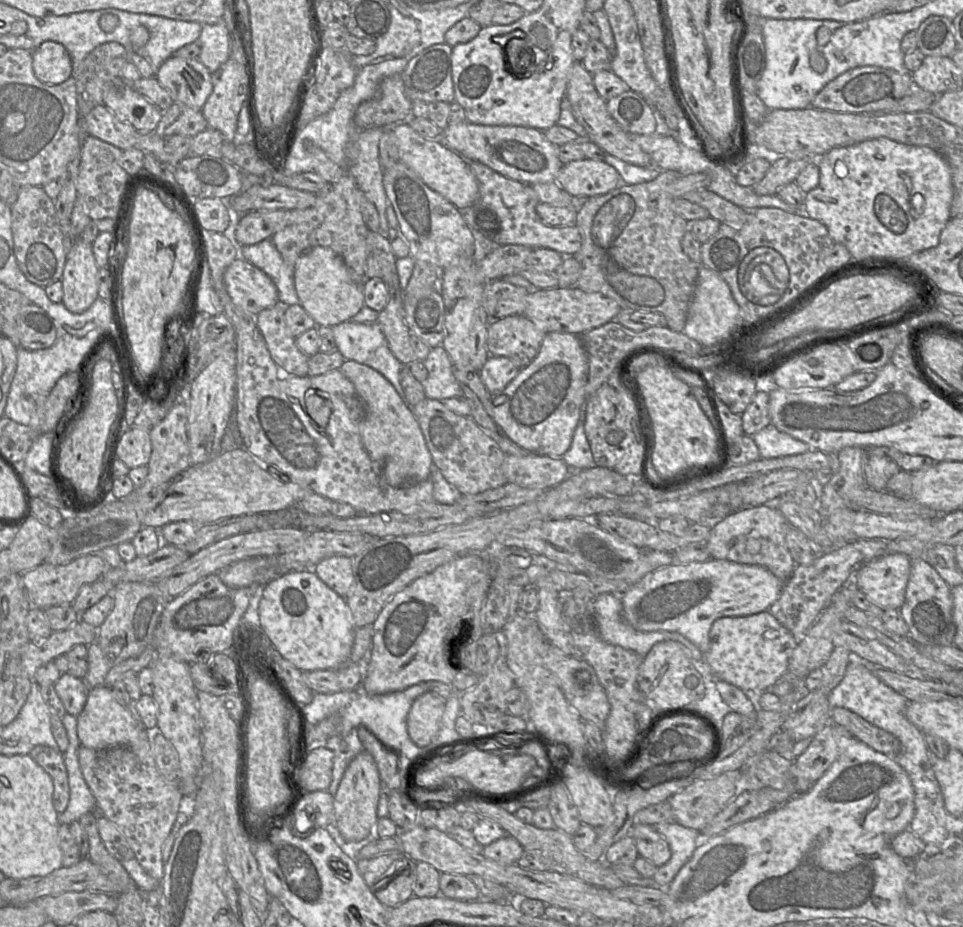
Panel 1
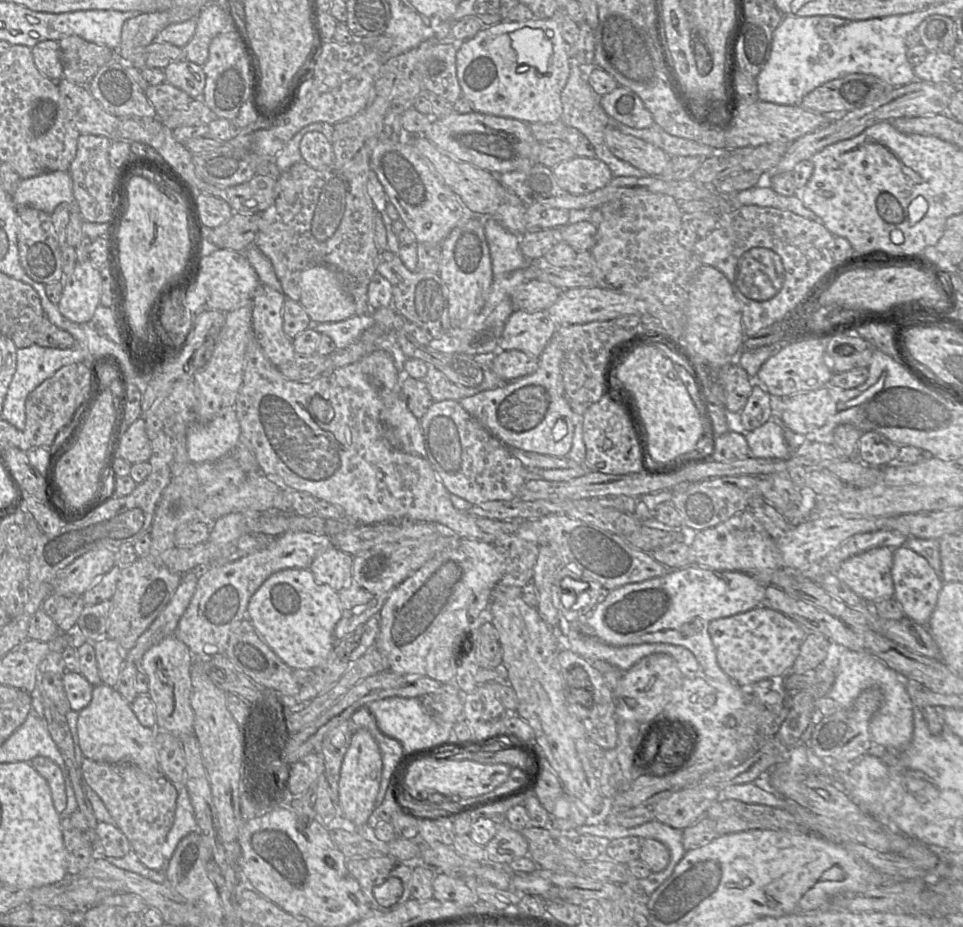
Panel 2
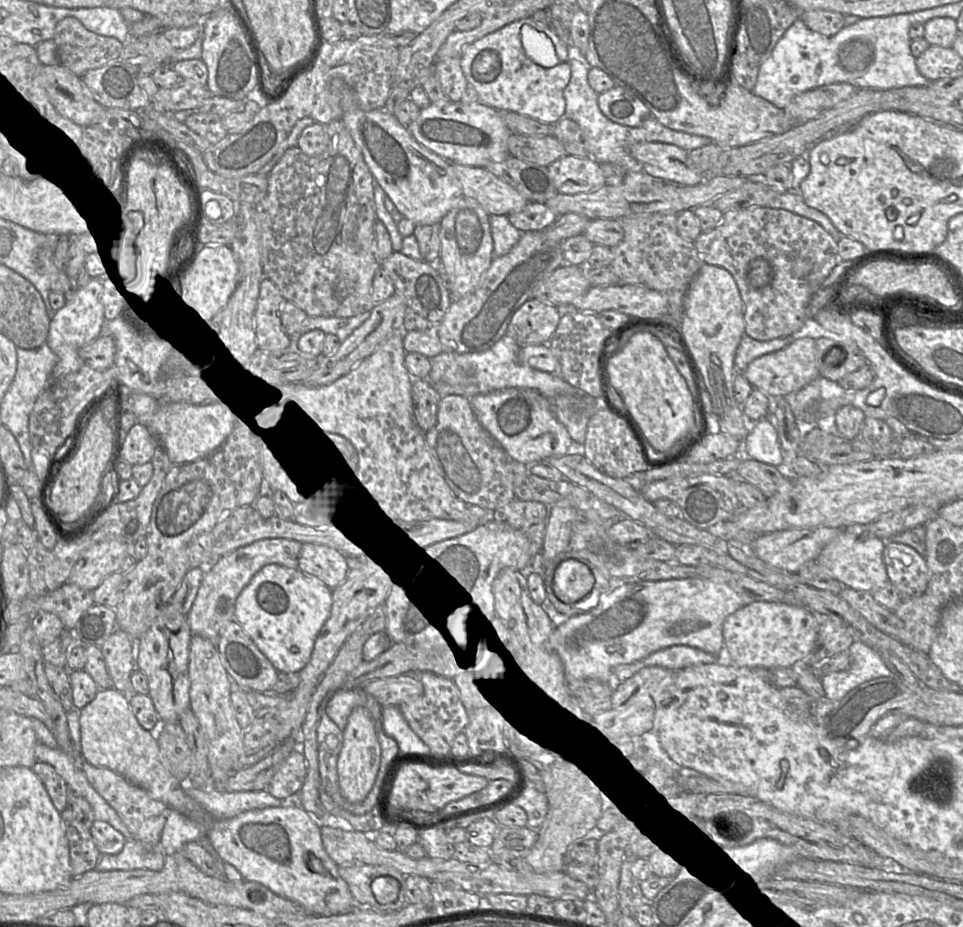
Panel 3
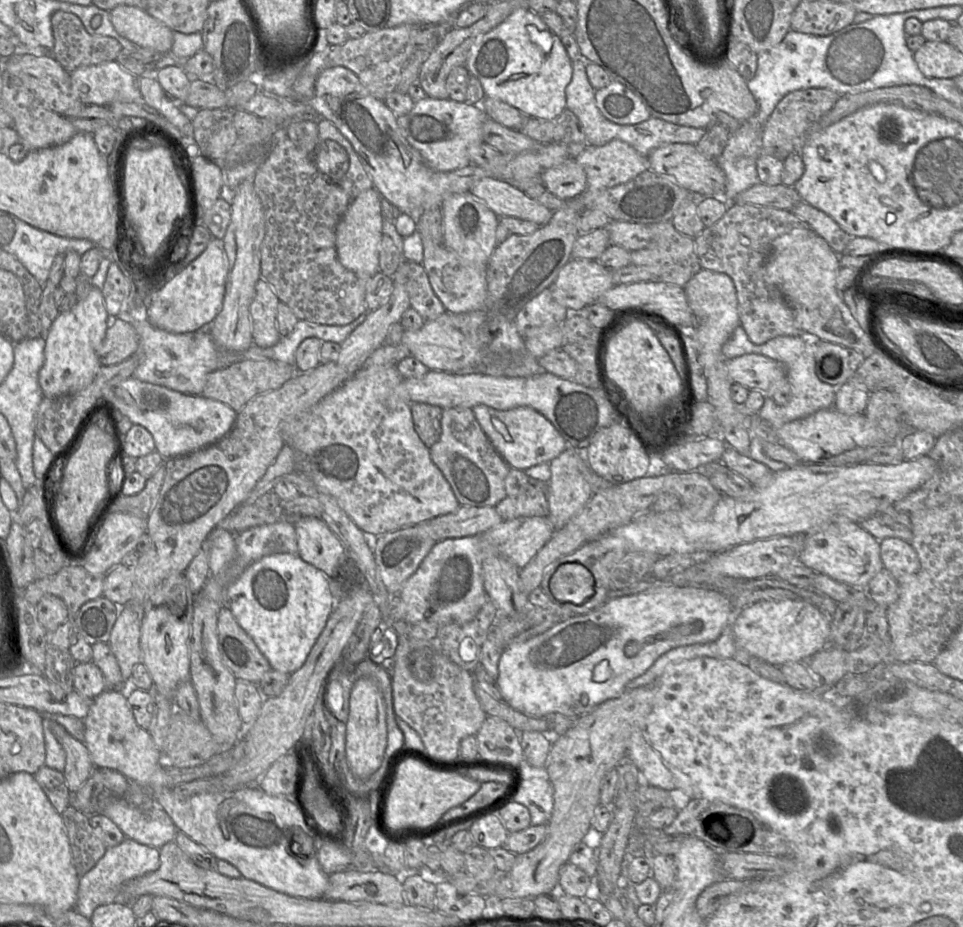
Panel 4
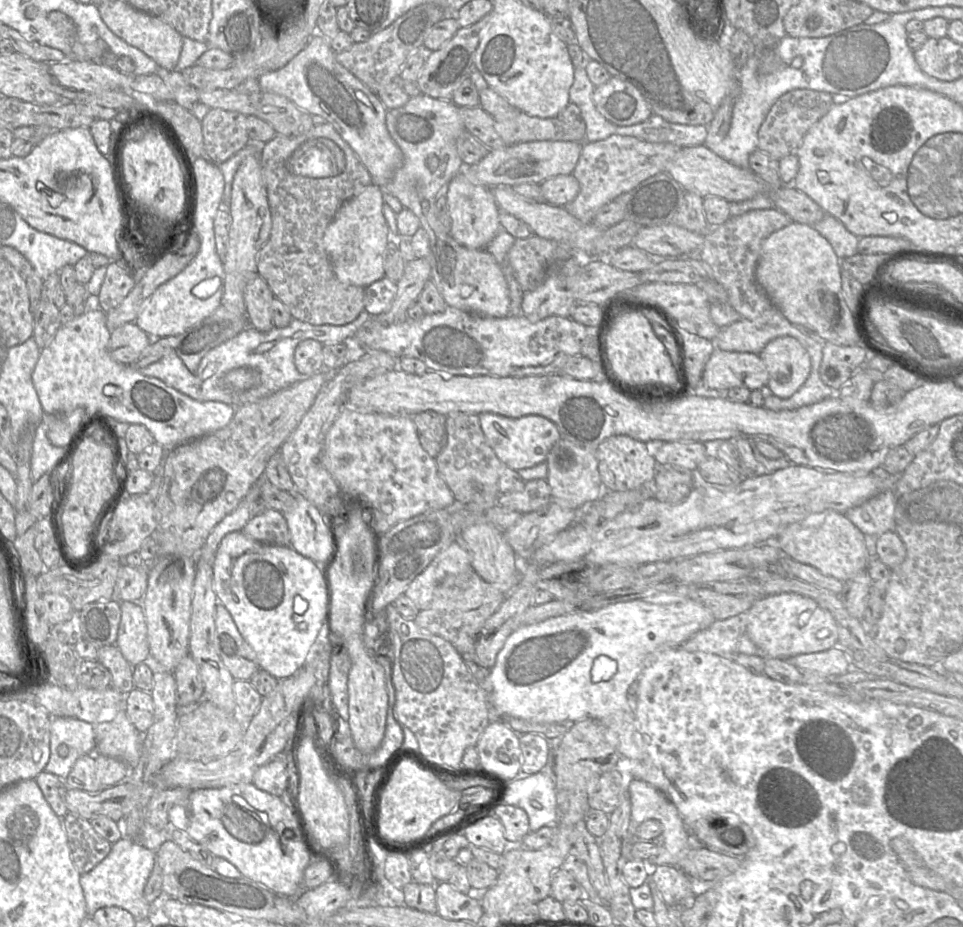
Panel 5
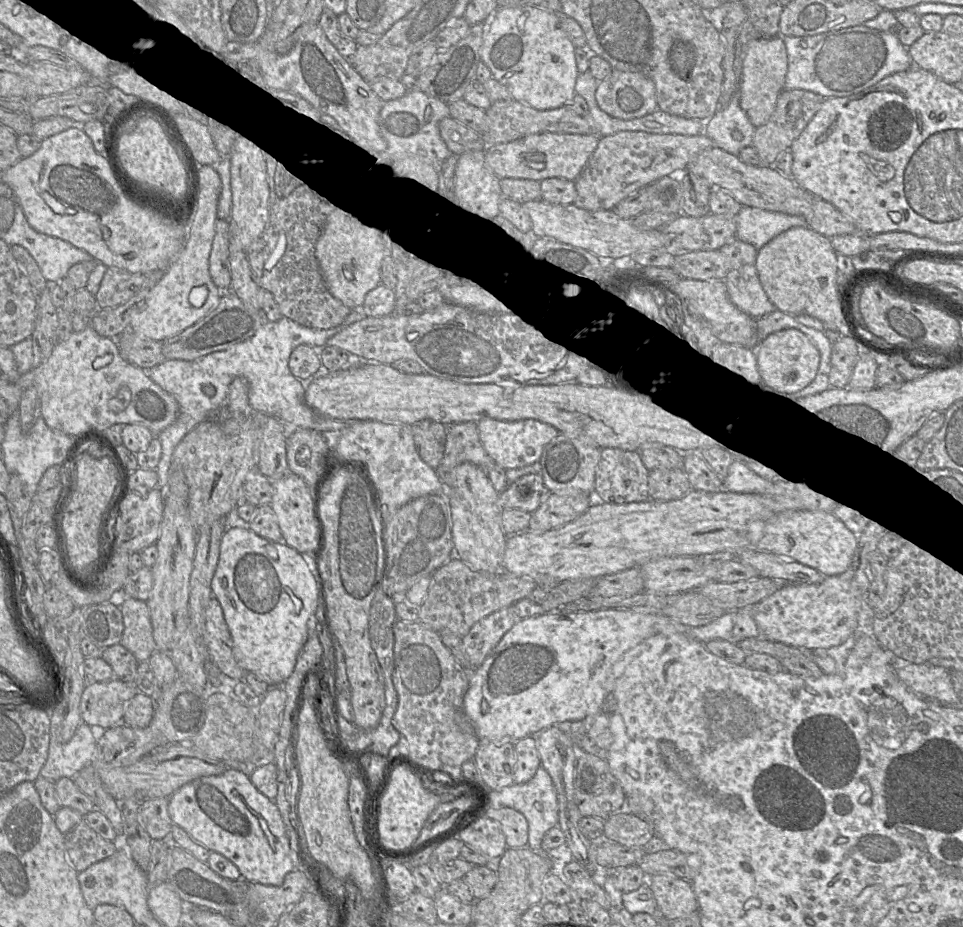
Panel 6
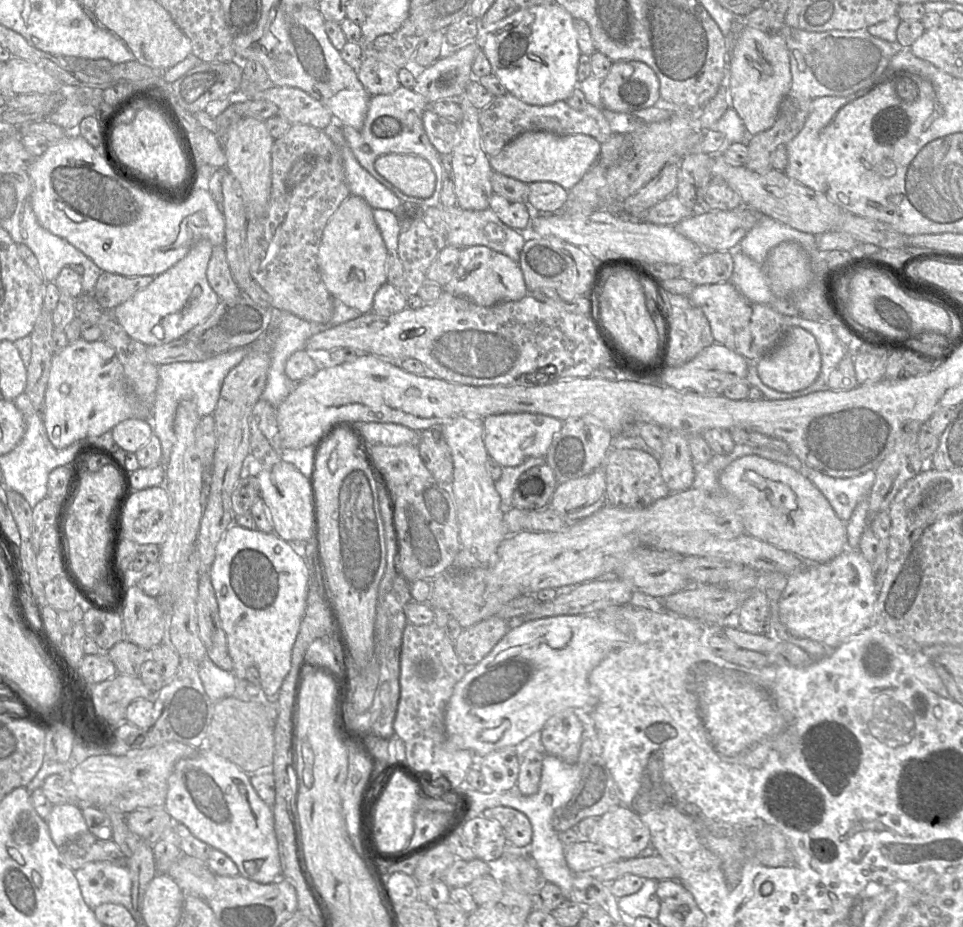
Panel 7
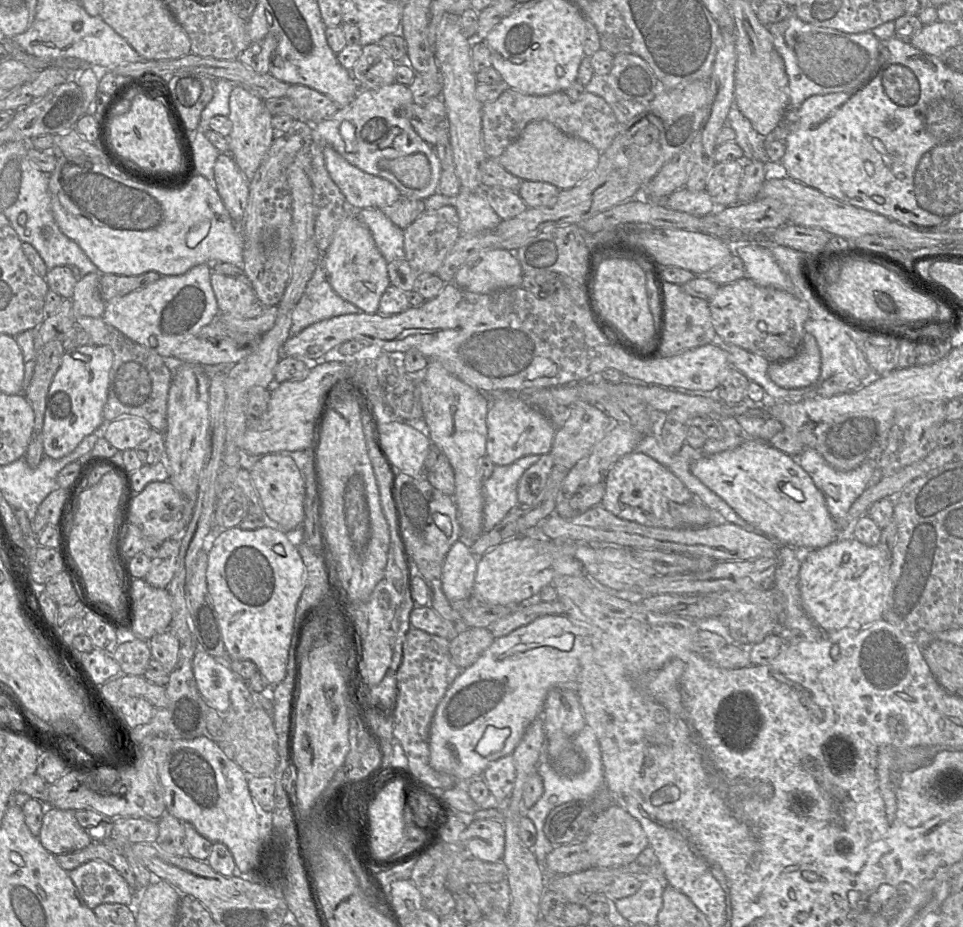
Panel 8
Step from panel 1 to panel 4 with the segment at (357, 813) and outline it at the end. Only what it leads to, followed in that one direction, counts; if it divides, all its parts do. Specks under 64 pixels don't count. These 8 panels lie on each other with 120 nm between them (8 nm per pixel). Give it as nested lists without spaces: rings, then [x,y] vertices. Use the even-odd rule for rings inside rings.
[[[359,678],[349,698],[349,716],[346,722],[345,753],[348,767],[359,780],[368,779],[381,766],[387,746],[386,711],[383,697],[373,680]]]

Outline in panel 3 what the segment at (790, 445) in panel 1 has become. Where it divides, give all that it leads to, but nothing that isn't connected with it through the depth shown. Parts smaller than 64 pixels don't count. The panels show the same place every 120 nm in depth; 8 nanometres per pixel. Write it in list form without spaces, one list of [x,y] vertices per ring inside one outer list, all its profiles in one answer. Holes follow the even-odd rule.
[[[766,418],[758,421],[743,440],[739,456],[749,457],[775,467],[780,466],[783,457],[774,421]]]

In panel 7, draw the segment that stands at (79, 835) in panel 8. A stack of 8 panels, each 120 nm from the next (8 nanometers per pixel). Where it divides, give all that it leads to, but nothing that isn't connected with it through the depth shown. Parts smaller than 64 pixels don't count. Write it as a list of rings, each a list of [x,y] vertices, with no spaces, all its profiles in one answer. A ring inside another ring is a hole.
[[[78,803],[53,805],[47,825],[52,841],[61,847],[71,837],[88,831]]]

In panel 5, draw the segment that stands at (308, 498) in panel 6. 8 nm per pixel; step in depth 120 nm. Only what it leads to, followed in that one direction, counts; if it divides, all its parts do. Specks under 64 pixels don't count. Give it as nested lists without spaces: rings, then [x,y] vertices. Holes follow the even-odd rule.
[[[297,493],[294,497],[293,508],[282,513],[290,534],[290,547],[317,563],[322,572],[333,555],[327,520],[306,498]]]

